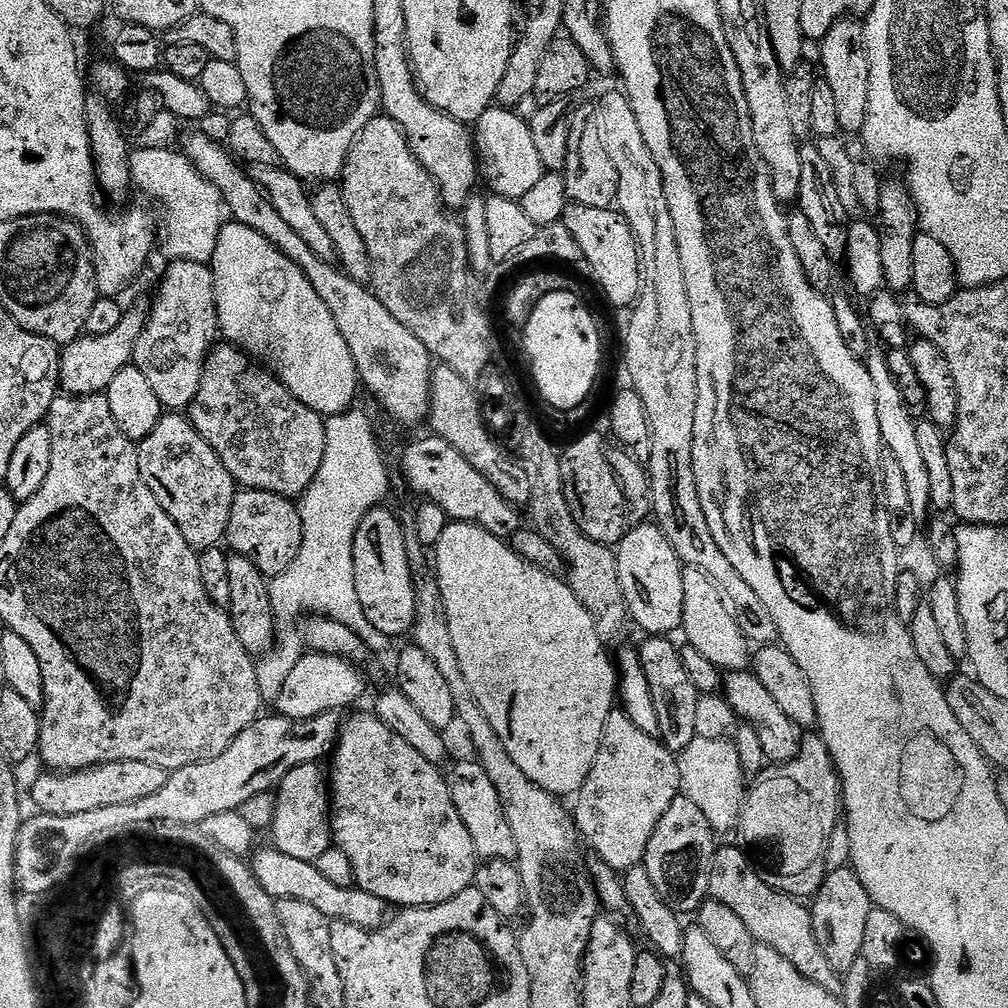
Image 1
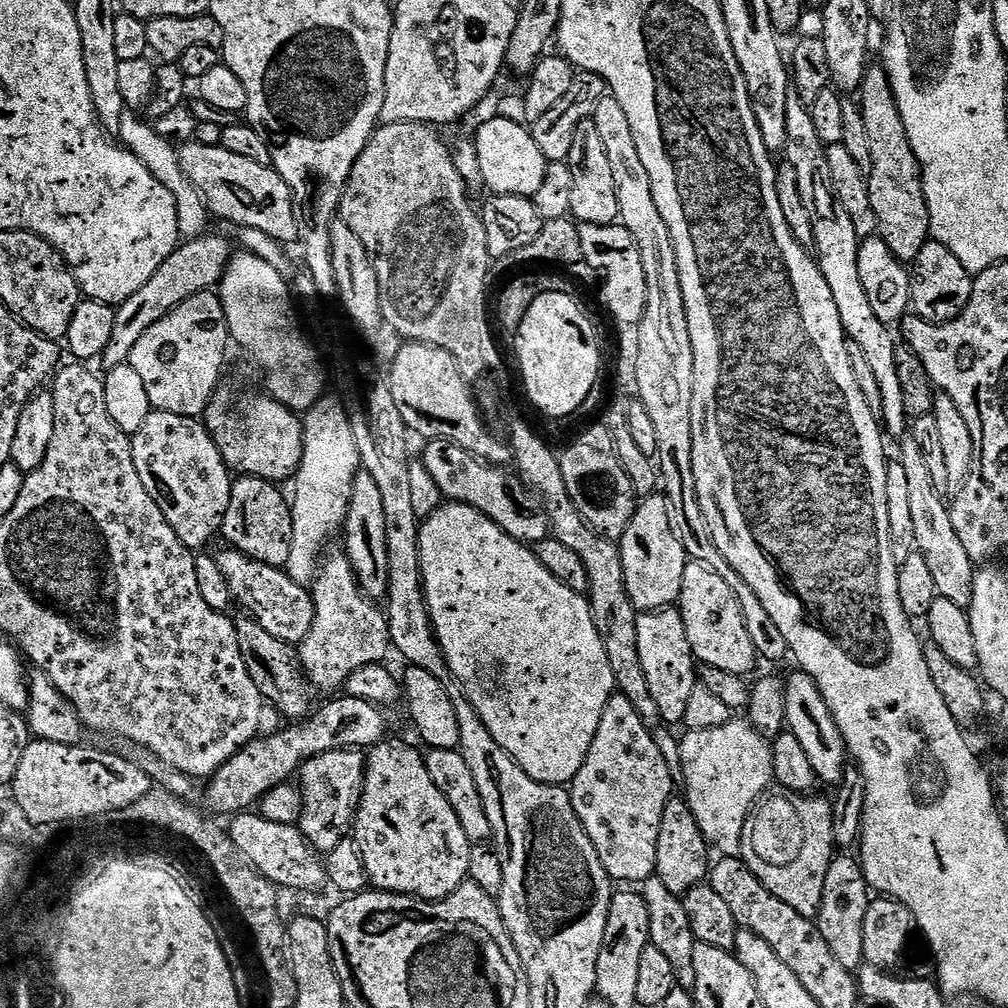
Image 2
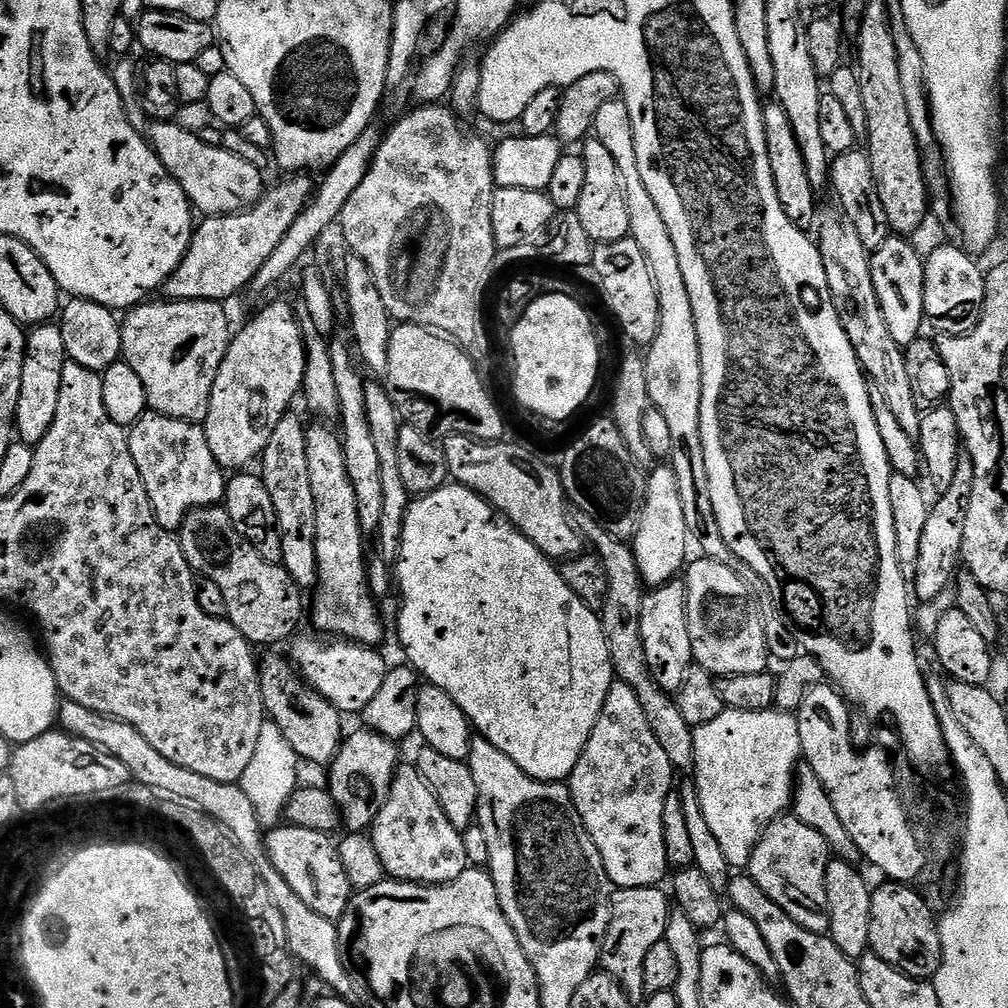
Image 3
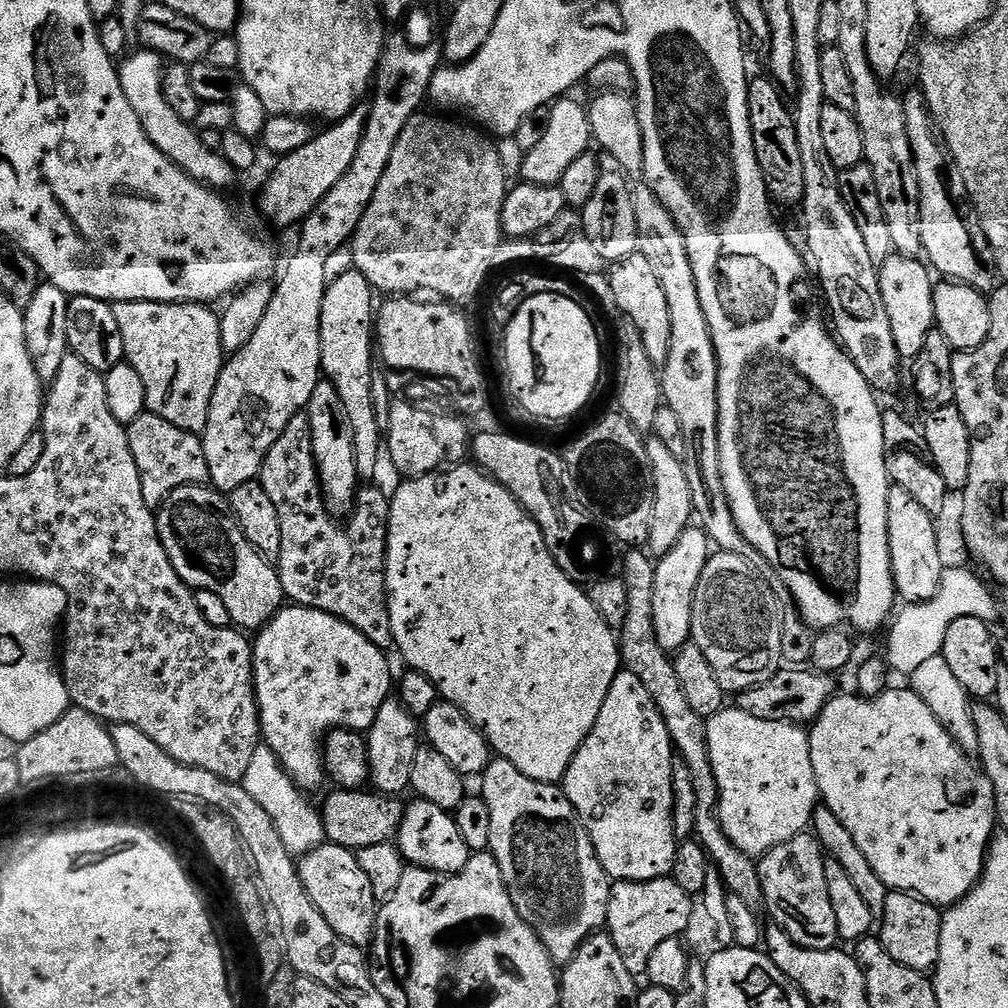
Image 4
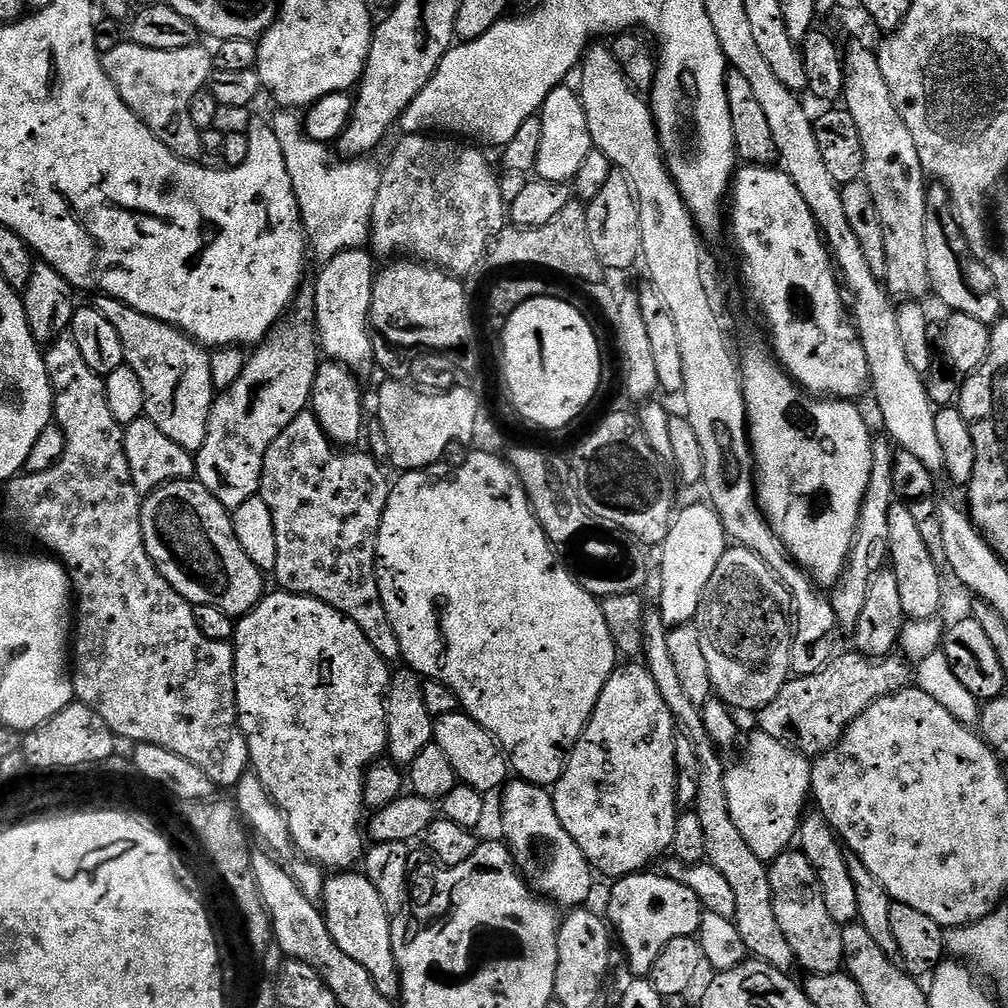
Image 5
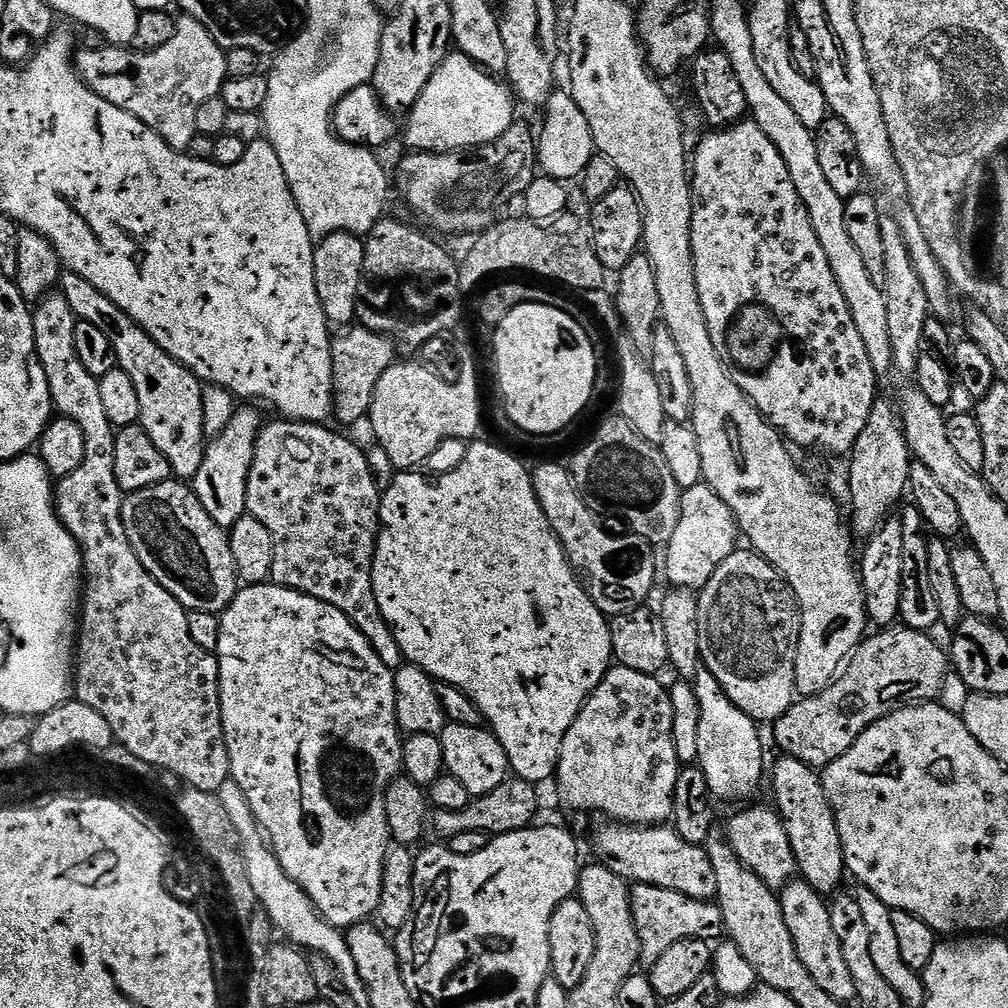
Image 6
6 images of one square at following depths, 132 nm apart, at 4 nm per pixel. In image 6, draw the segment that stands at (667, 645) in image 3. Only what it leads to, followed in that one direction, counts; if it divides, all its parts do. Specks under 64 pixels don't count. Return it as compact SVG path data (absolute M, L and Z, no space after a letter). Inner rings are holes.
M703 482L693 488L685 488L680 498L678 530L674 530L674 538L670 538L670 542L666 546L665 552L668 553L662 556L663 575L664 572L668 575L669 585L672 588L689 590L704 588L706 582L710 582L710 578L714 578L714 570L718 570L718 566L722 566L722 562L726 562L726 558L730 558L730 554L737 551L736 540L738 541L736 515L730 510L730 506L726 506L726 502L722 502L720 494Z

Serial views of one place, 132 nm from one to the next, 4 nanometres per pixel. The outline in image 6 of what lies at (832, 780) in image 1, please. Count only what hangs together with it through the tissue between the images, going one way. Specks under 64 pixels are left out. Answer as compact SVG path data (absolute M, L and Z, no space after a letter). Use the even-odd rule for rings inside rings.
M793 878L785 888L779 889L782 918L786 918L786 930L790 930L790 938L794 938L794 946L798 950L798 958L802 958L802 966L810 970L810 978L818 982L821 990L826 990L830 998L847 1005L856 1000L854 977L846 966L846 958L842 958L842 946L834 934L834 926L830 923L829 901L819 896L805 880Z

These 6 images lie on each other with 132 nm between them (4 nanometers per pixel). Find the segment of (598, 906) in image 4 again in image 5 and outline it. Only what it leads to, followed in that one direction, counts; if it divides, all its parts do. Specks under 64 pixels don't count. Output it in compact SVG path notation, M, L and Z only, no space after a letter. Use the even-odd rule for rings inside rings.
M516 778L505 783L504 797L500 800L500 816L504 819L503 843L507 844L512 861L516 864L525 884L537 896L571 910L587 905L592 896L594 869L582 854L578 842L566 834L566 826L558 822L551 791L538 784L527 784Z

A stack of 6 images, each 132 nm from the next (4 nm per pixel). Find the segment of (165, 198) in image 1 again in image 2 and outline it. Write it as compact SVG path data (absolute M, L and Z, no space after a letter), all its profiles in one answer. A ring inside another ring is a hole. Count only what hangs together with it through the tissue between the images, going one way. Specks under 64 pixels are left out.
M125 110L120 115L118 136L124 147L130 149L147 166L150 172L158 178L158 182L162 182L170 190L170 194L174 194L174 202L178 206L178 226L181 237L191 238L205 235L209 231L210 213L208 207L202 202L198 192L194 190L190 178L186 178L186 174L182 174L180 156L173 141L162 138L162 134L158 134L155 127L136 110Z

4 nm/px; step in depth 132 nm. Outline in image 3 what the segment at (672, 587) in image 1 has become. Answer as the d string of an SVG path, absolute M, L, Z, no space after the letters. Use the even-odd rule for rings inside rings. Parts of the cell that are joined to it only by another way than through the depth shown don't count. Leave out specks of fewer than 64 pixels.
M656 466L647 473L646 502L642 510L642 522L631 541L632 552L638 562L645 585L649 589L661 588L677 579L689 563L690 537L686 526L686 510L682 510L682 494L678 488L678 474L671 466Z

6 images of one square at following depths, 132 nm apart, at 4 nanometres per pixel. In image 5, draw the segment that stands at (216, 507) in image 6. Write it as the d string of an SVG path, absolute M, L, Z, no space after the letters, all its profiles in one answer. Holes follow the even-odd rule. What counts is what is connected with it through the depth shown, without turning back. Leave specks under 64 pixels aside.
M312 286L301 287L290 311L280 323L260 341L253 356L249 355L244 362L242 374L238 374L238 382L225 392L219 393L212 401L206 442L202 442L199 452L195 453L195 479L200 481L218 502L226 509L237 508L246 502L246 498L257 495L260 490L262 466L266 458L266 450L309 407L312 399L312 387L316 381L318 367L318 337L316 335L316 290Z

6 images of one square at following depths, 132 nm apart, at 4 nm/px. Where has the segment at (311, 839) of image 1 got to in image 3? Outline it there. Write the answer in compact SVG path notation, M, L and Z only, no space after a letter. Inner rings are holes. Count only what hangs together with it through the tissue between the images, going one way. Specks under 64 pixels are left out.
M361 727L359 731L349 731L345 735L344 743L327 769L326 787L340 808L340 818L348 832L371 829L390 794L392 773L402 763L402 757L396 753L397 745L393 741L370 728Z

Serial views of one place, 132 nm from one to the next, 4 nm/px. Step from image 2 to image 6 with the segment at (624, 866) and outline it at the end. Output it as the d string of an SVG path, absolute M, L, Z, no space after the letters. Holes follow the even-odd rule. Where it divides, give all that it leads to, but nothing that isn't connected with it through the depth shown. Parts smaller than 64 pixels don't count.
M613 666L602 678L599 686L590 694L588 701L582 706L578 718L574 718L574 726L566 730L566 738L562 738L562 754L556 767L554 784L560 787L560 796L568 808L576 812L601 812L608 816L609 821L623 822L628 826L664 826L671 821L674 810L674 794L678 786L678 774L681 770L681 762L674 750L674 710L670 706L668 688L659 684L656 676L647 676L638 670Z

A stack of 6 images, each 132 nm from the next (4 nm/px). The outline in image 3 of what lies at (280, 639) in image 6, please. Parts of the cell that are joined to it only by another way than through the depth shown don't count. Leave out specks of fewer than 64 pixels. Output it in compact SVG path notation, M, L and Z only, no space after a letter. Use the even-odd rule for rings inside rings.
M300 634L291 641L290 659L295 664L296 671L318 694L325 696L341 714L363 713L370 698L374 698L378 690L382 690L382 682L388 675L389 665L384 664L375 647L351 642L332 642L328 648L327 639L316 634L311 635Z

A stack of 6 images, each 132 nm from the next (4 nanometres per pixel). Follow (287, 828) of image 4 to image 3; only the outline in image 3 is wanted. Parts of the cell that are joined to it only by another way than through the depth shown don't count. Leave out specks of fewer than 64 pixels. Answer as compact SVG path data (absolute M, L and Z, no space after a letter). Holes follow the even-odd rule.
M265 719L258 736L257 749L254 750L250 764L246 766L246 771L238 783L253 803L260 824L266 830L277 827L281 823L287 811L289 799L300 784L298 766L300 767L300 759L290 742L283 737L282 730L278 729L274 721Z

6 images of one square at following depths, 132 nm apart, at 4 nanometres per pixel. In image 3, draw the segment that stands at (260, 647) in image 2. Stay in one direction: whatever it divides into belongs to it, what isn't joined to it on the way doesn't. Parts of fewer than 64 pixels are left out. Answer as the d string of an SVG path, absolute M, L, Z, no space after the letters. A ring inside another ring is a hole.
M287 655L268 656L259 661L260 689L267 719L274 721L283 737L290 742L294 752L306 765L331 765L344 743L346 727L345 717L322 694L318 694L296 671L295 664Z

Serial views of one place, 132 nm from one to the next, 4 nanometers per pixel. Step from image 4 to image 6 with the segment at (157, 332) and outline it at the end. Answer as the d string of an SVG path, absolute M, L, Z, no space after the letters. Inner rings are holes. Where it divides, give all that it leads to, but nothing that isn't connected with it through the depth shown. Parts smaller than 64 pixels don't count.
M65 271L58 285L59 295L70 302L70 310L74 310L77 320L90 322L97 330L102 330L106 338L114 345L116 363L126 374L130 374L130 382L134 382L134 390L138 390L138 402L142 406L140 424L150 434L150 442L162 450L166 462L170 462L172 476L181 481L191 481L198 474L198 466L202 466L206 437L202 426L202 394L205 385L186 366L182 366L146 330L142 330L128 315L106 294L94 290L86 278Z

